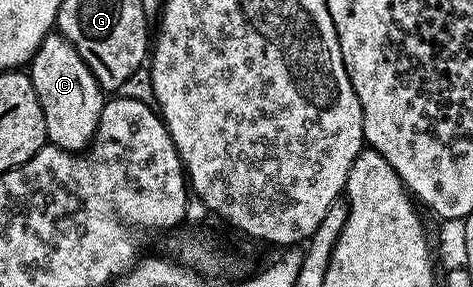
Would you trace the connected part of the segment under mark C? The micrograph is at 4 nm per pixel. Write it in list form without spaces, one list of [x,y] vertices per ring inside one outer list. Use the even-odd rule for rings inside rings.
[[[51,31],[31,56],[29,76],[45,115],[48,142],[70,153],[84,152],[95,139],[105,100],[105,91],[97,83],[93,71],[89,71],[74,45],[65,40],[62,33]]]

